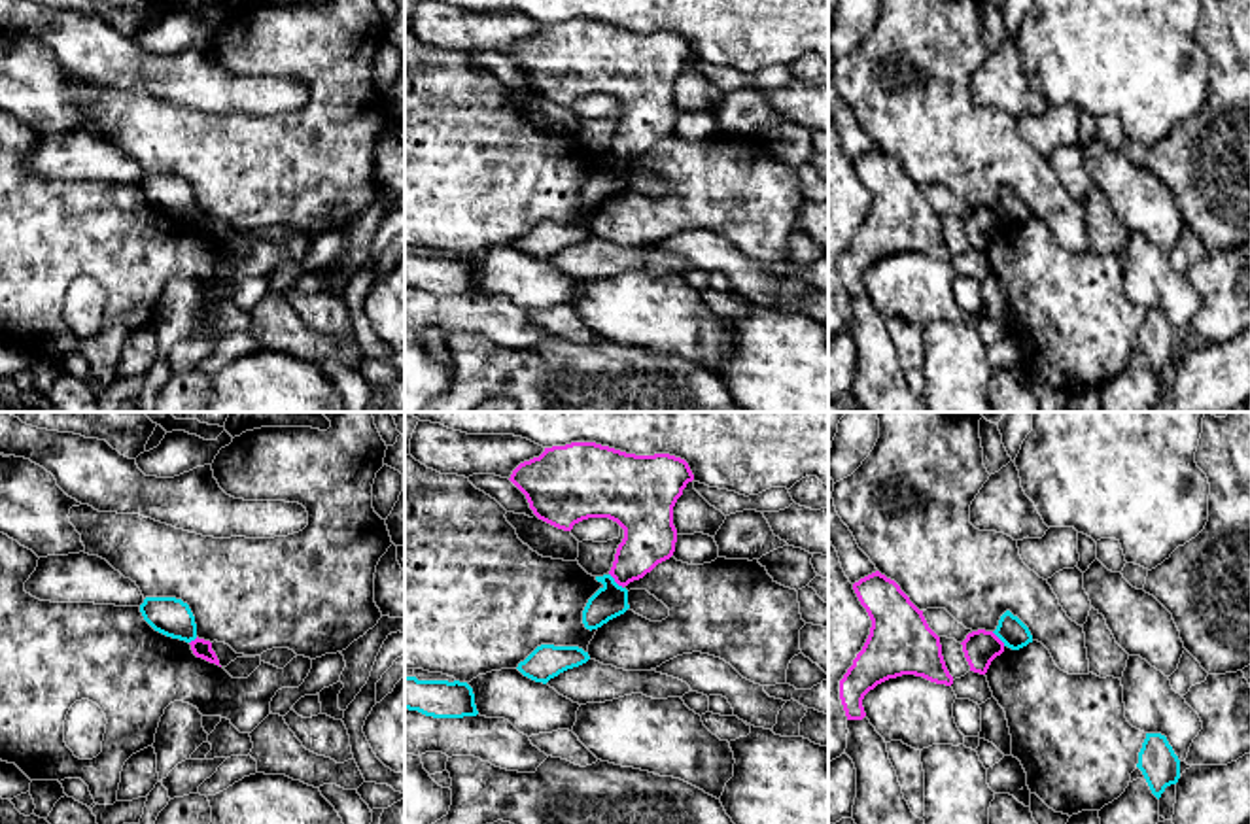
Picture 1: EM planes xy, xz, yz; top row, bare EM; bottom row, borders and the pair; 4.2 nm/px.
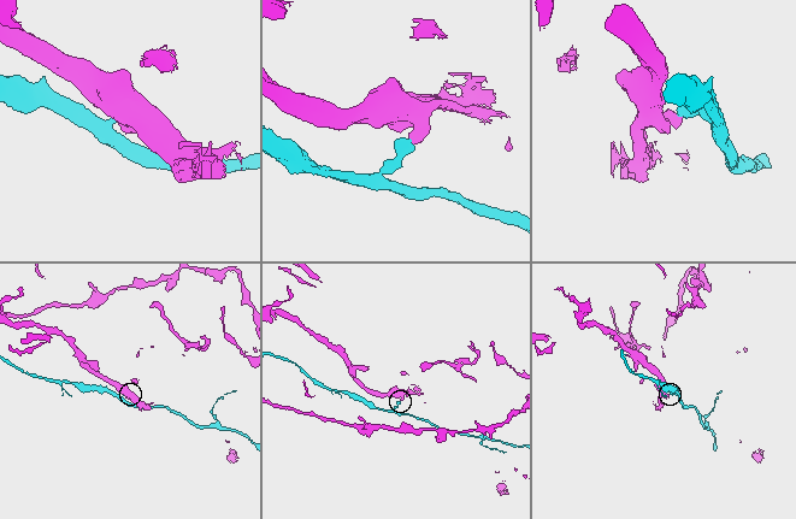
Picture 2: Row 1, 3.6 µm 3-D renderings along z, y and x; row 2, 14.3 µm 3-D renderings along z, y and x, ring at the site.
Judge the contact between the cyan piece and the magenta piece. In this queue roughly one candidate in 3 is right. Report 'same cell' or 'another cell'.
another cell

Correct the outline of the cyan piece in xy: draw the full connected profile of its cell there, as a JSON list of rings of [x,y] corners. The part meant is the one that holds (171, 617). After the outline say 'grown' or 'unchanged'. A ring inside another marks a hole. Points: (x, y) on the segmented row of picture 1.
[[[146,597],[140,605],[144,620],[159,633],[191,643],[197,639],[195,616],[187,603],[176,597]]] | unchanged

